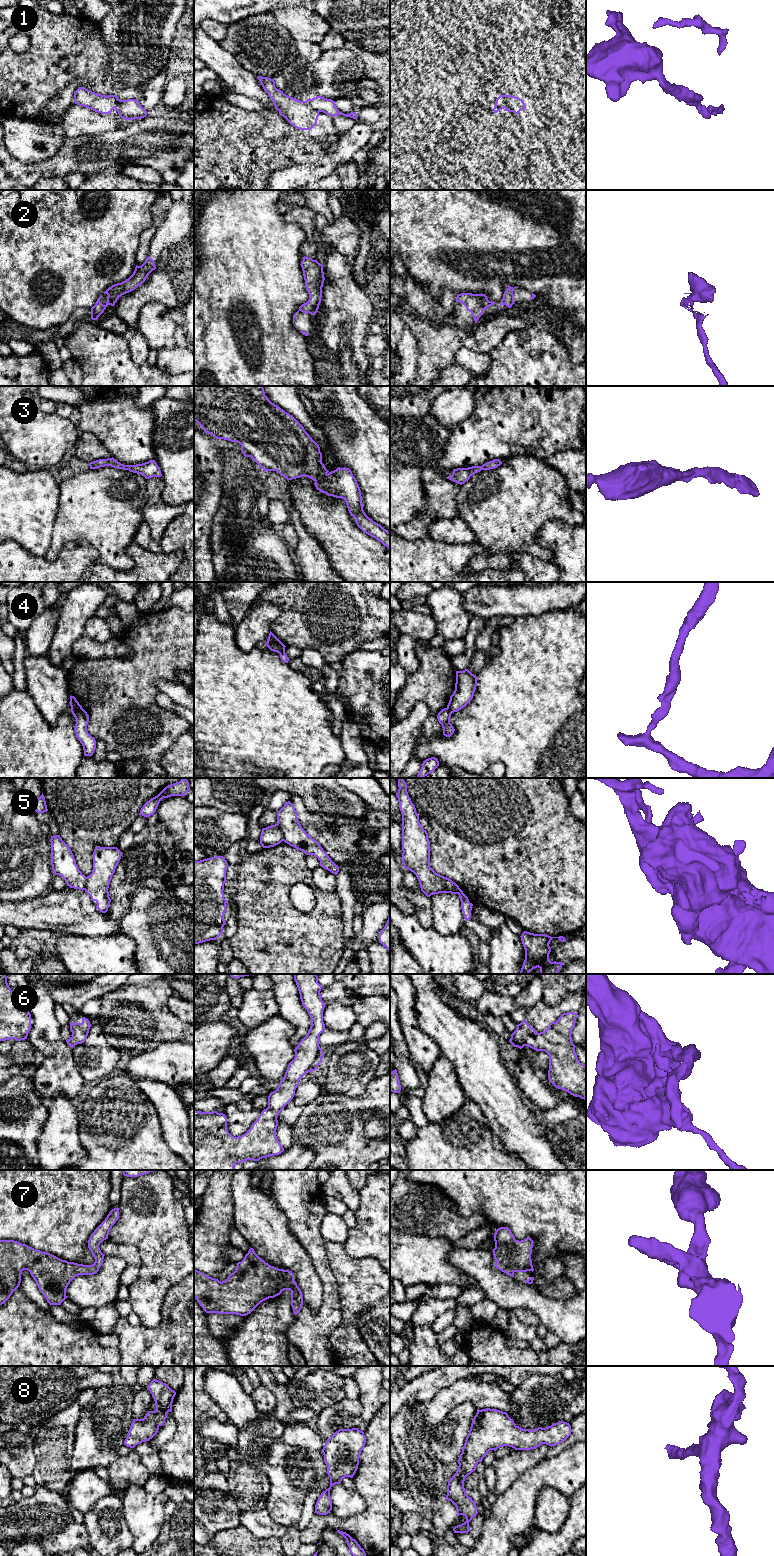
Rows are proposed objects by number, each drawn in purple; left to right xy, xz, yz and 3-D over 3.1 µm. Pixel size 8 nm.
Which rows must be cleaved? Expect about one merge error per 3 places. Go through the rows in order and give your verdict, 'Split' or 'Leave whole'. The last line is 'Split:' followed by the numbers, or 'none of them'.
1: Split
2: Split
3: Leave whole
4: Split
5: Split
6: Split
7: Leave whole
8: Leave whole
Split: 1, 2, 4, 5, 6

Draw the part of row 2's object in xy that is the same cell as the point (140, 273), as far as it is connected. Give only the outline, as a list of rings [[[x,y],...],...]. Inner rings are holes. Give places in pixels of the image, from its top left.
[[[149,256],[141,266],[136,265],[133,274],[128,279],[108,288],[108,293],[111,295],[109,305],[114,306],[122,295],[133,291],[144,283],[148,275],[155,269],[154,260]]]

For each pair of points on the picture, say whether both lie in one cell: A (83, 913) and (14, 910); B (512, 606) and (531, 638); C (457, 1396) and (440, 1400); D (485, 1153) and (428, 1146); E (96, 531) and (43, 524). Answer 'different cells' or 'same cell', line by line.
A: same cell
B: different cells
C: same cell
D: same cell
E: different cells

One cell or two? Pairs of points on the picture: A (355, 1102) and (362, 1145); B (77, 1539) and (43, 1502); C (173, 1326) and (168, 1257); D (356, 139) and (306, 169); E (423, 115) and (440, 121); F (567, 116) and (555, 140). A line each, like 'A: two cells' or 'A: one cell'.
A: one cell
B: one cell
C: two cells
D: one cell
E: two cells
F: two cells

